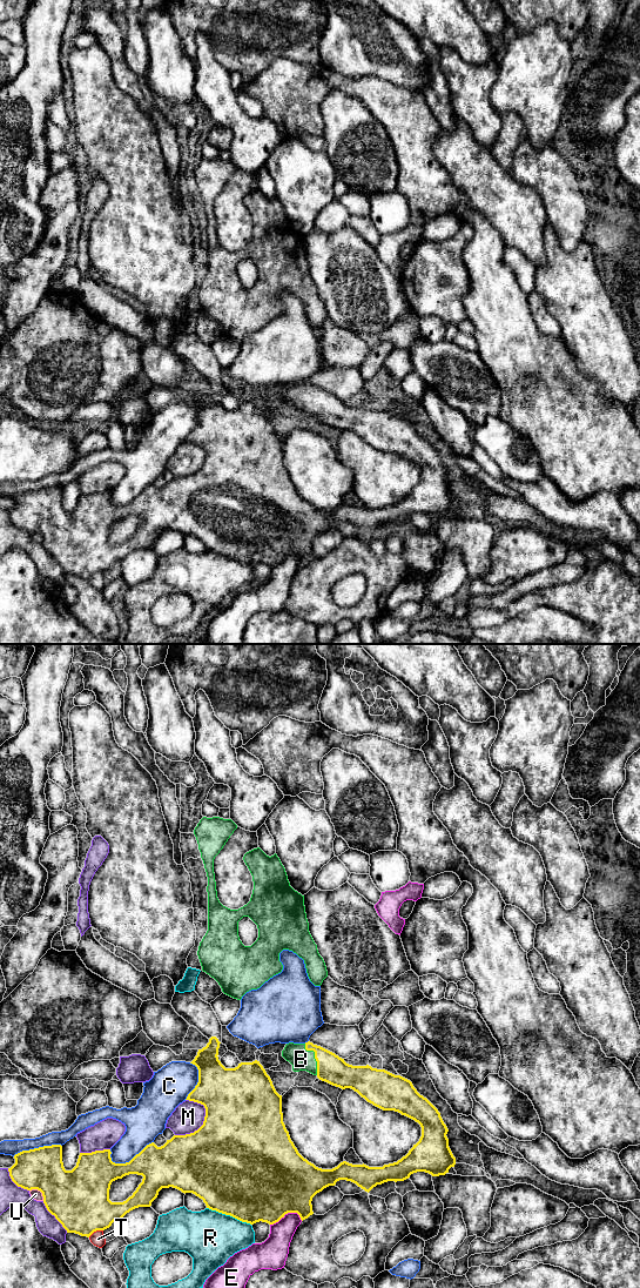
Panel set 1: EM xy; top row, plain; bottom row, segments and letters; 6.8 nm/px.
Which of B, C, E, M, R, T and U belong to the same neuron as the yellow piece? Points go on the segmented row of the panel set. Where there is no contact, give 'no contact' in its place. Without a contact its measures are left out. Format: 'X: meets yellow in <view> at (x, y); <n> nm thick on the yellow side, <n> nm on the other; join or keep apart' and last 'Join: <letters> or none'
B: meets yellow in xy at (315, 1057); 200 nm thick on the yellow side, 150 nm on the other; join
C: meets yellow in xy at (133, 1158); 280 nm thick on the yellow side, 240 nm on the other; keep apart
E: meets yellow in xy at (287, 1213); 500 nm thick on the yellow side, 180 nm on the other; keep apart
M: meets yellow in xy at (200, 1127); 500 nm thick on the yellow side, 220 nm on the other; keep apart
R: meets yellow in xy at (229, 1214); 500 nm thick on the yellow side, 360 nm on the other; keep apart
T: meets yellow in xy at (95, 1231); 420 nm thick on the yellow side, 100 nm on the other; keep apart
U: meets yellow in xy at (39, 1189); 380 nm thick on the yellow side, 70 nm on the other; keep apart
Join: B

